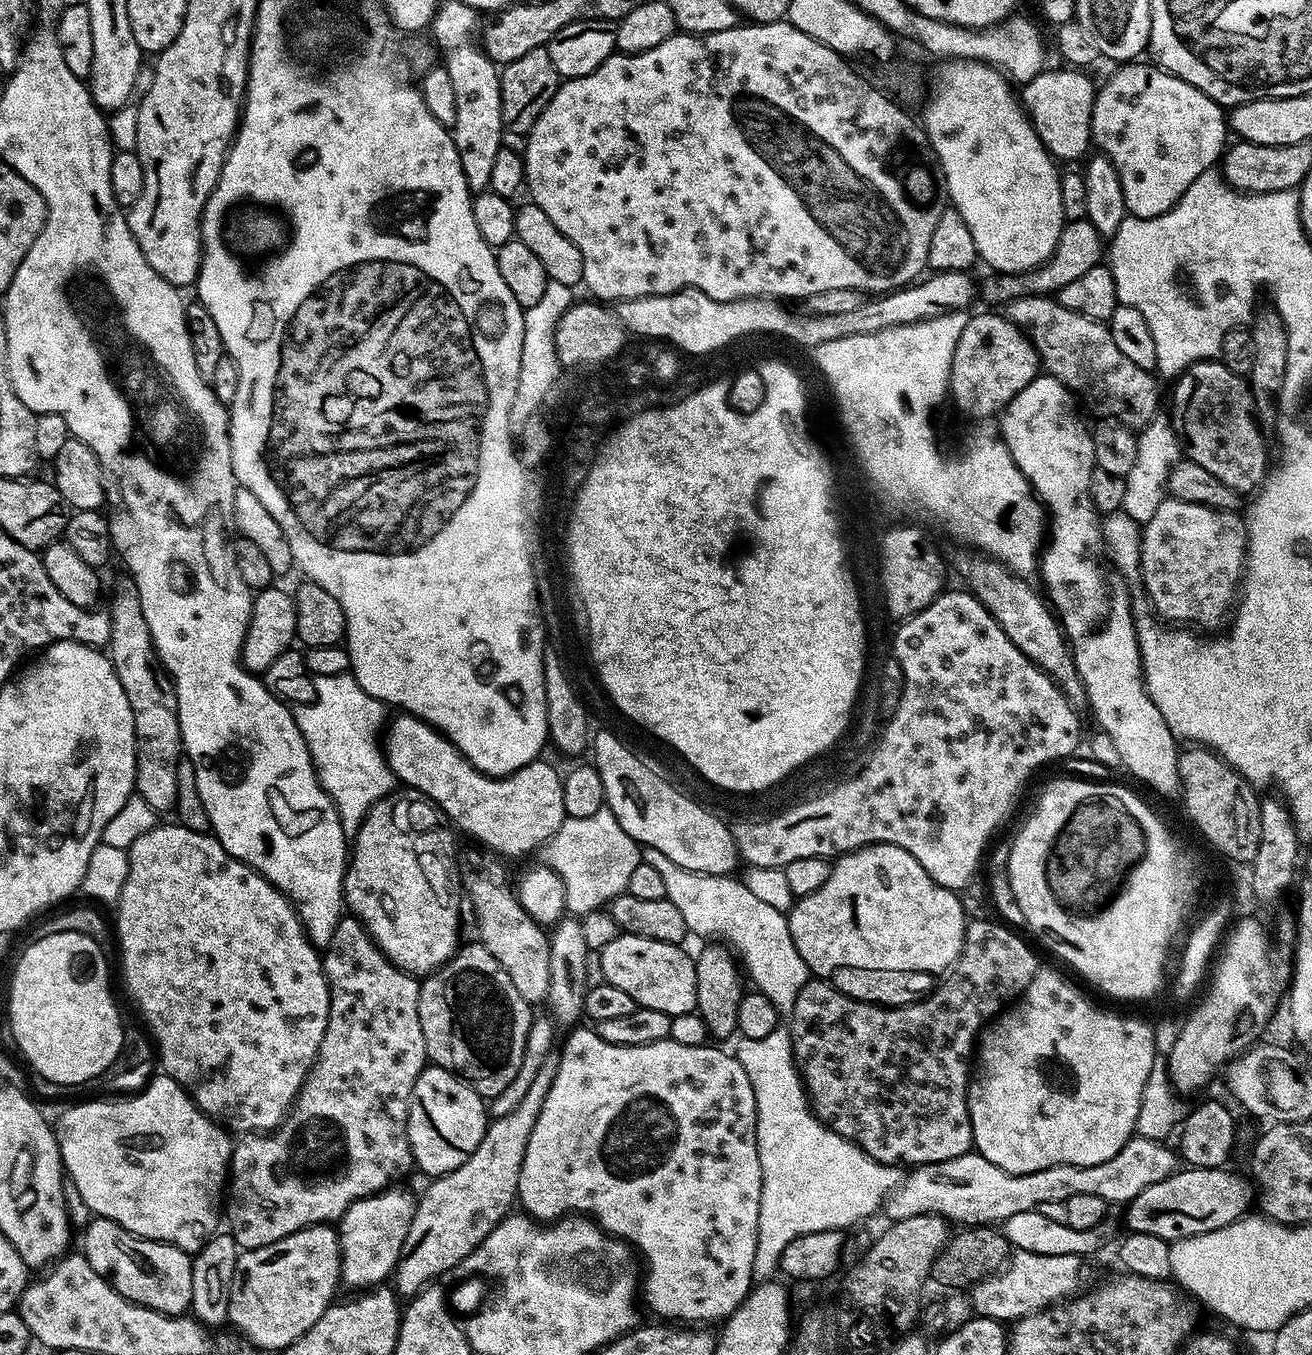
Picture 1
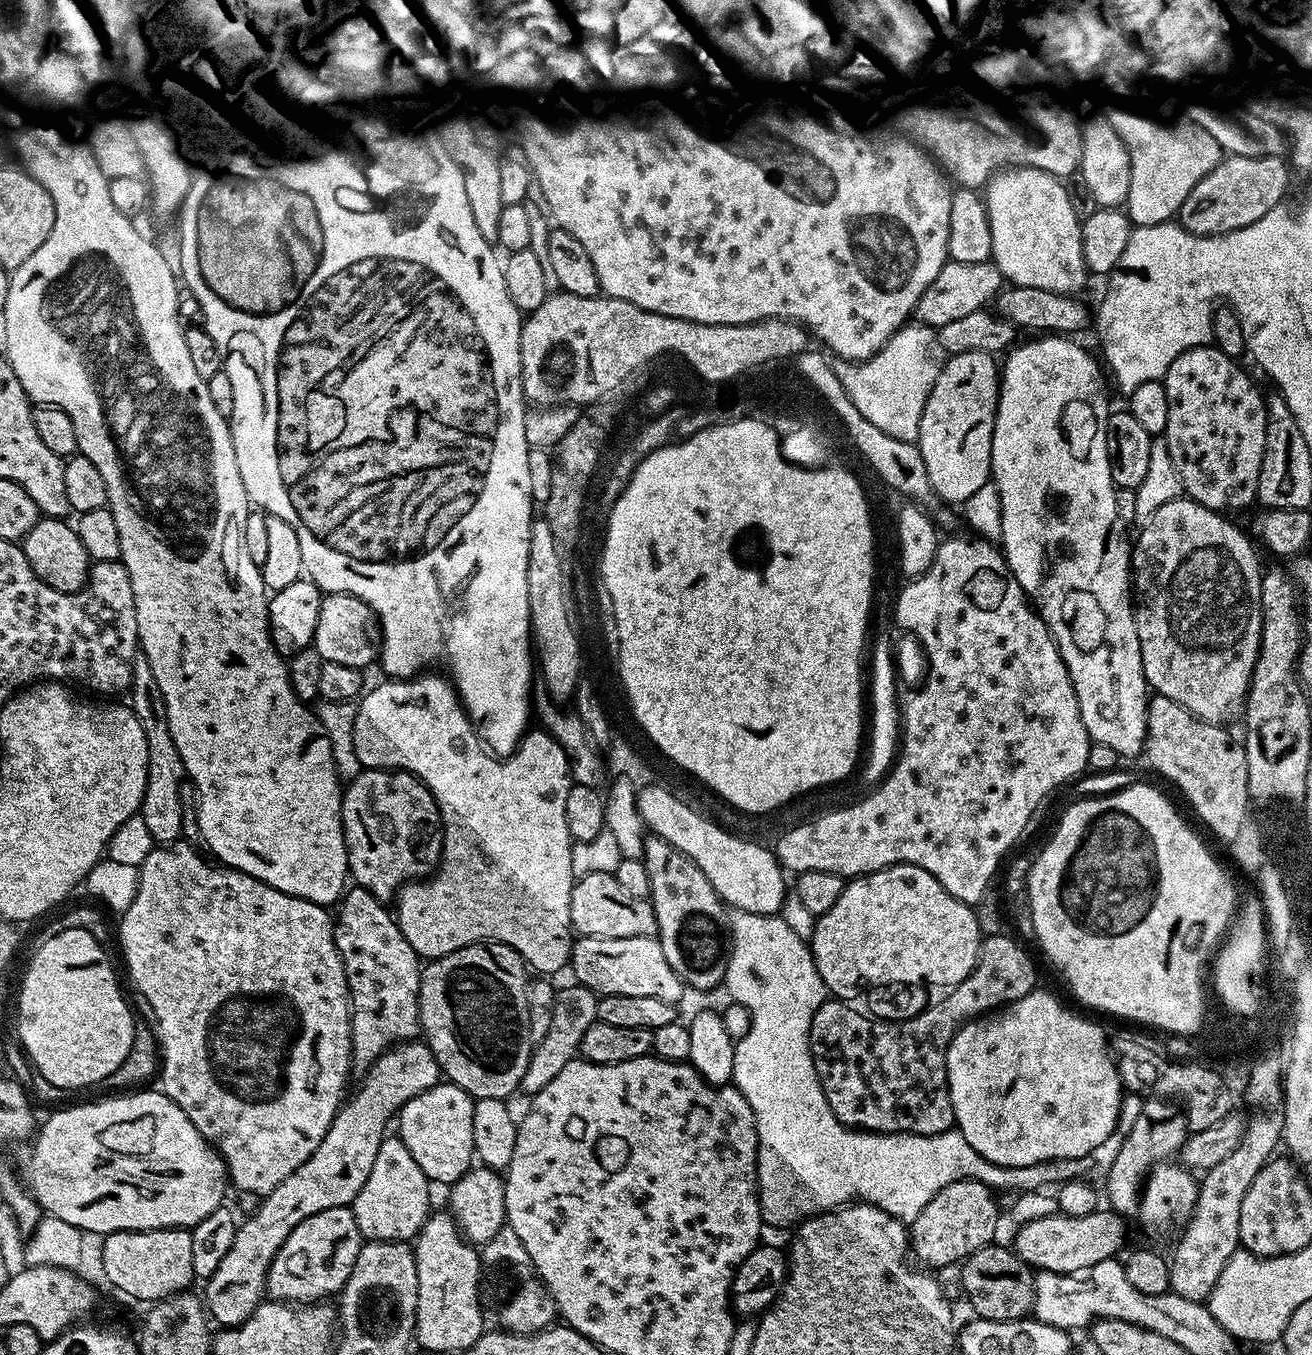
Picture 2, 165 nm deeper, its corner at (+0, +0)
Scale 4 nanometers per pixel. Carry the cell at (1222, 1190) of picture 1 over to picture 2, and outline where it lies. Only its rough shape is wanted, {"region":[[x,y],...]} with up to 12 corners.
{"region":[[1057,1214],[1015,1229],[1041,1272],[1084,1272],[1124,1244],[1125,1217]]}

